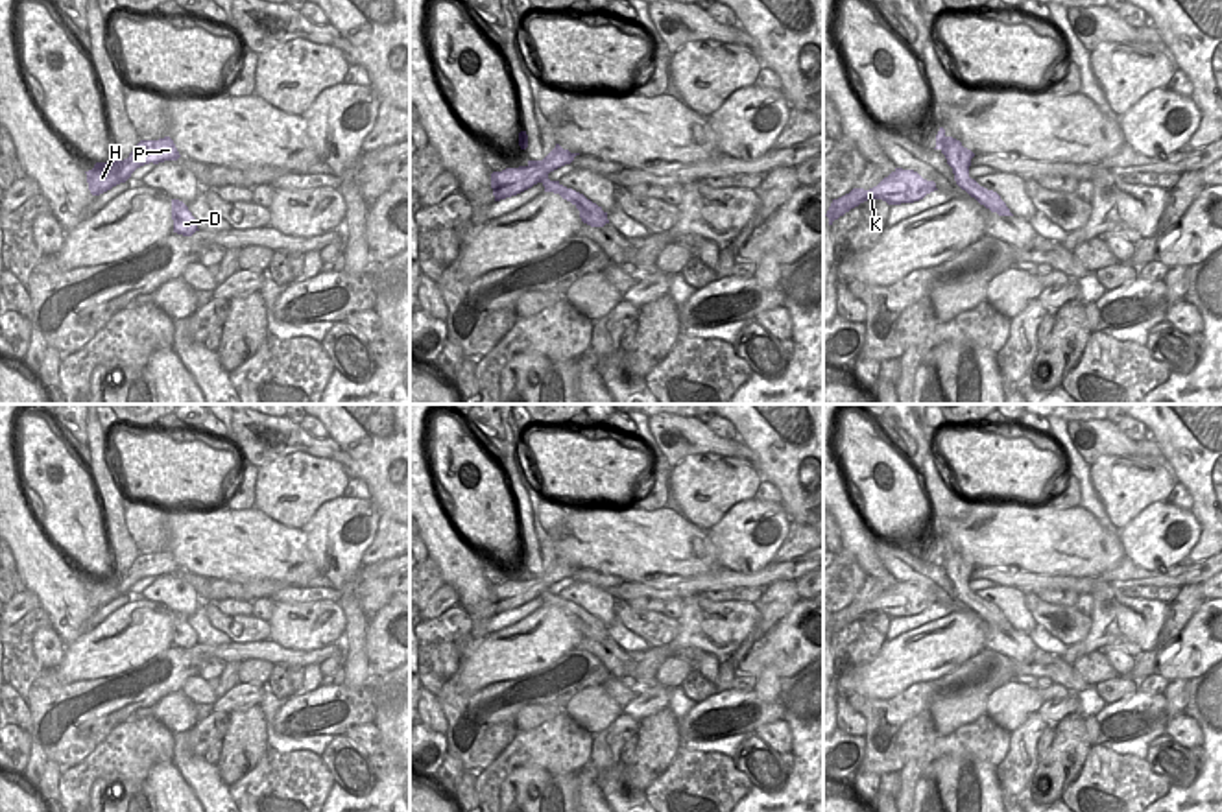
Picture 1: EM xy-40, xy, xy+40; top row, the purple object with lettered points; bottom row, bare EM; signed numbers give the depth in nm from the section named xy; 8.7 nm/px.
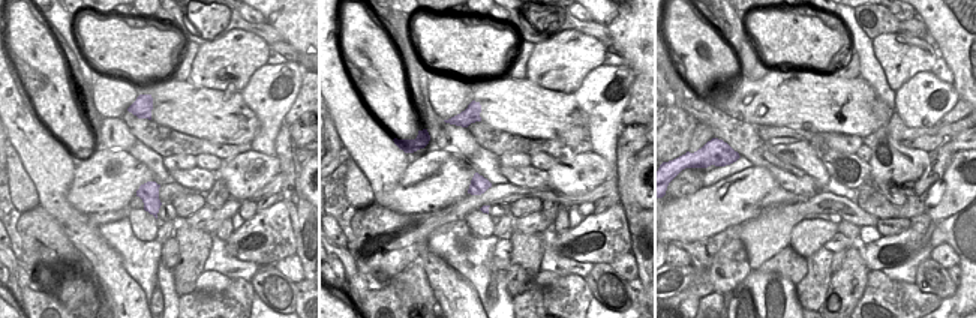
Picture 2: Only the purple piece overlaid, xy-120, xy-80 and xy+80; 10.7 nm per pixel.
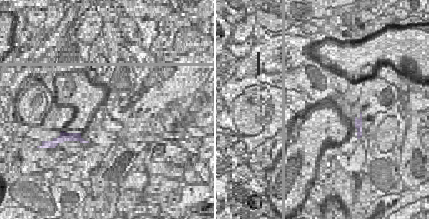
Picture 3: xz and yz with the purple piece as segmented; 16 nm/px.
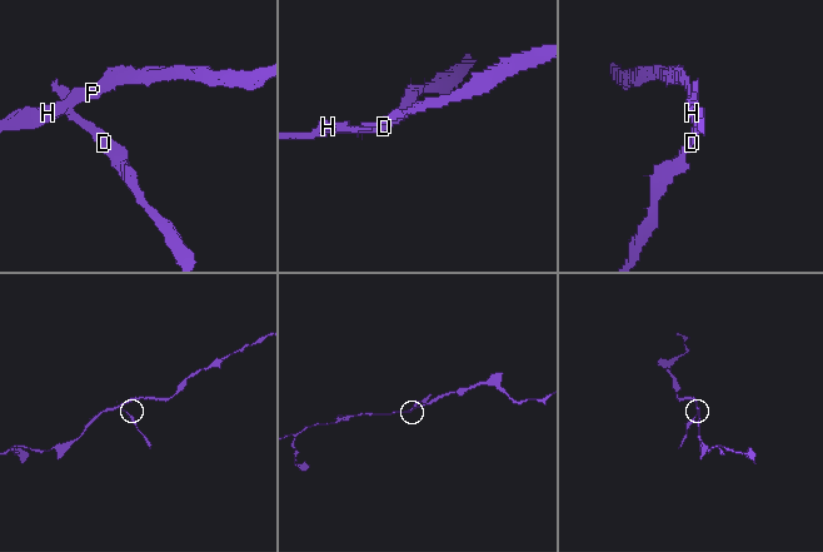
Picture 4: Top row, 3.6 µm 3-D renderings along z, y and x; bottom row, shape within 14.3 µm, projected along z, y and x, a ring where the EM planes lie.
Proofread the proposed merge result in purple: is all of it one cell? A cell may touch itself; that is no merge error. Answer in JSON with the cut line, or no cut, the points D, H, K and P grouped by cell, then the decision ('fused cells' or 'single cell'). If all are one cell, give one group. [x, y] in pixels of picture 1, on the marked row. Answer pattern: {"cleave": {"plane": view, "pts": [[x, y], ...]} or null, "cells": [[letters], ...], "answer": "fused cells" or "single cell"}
{"cleave": {"plane": "xy", "pts": [[547, 176], [539, 181]]}, "cells": [["D"], ["H", "K", "P"]], "answer": "fused cells"}

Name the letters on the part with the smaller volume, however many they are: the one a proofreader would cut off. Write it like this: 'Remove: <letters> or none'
Remove: D

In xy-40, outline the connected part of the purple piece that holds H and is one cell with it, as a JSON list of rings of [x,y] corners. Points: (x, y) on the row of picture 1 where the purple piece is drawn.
[[[170,137],[159,140],[140,140],[124,161],[96,162],[87,173],[89,190],[100,196],[113,186],[126,183],[131,173],[144,164],[177,161],[181,155]]]

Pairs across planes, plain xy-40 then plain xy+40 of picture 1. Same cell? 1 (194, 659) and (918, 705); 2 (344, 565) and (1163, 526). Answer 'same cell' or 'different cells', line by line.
1: same cell
2: same cell

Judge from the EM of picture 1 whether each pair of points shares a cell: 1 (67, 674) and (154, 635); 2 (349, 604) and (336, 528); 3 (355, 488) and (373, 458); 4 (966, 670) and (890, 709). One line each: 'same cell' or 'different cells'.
1: same cell
2: same cell
3: different cells
4: same cell

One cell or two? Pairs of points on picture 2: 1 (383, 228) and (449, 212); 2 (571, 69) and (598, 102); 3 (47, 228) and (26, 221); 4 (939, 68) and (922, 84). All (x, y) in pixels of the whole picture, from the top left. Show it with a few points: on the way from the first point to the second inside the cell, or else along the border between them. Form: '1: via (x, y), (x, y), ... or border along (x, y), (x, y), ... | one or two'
1: via (399, 228), (432, 219) | one
2: border along (601, 63), (573, 92) | two
3: border along (32, 210), (33, 224), (21, 236) | two
4: border along (931, 71), (940, 80), (952, 84) | two

